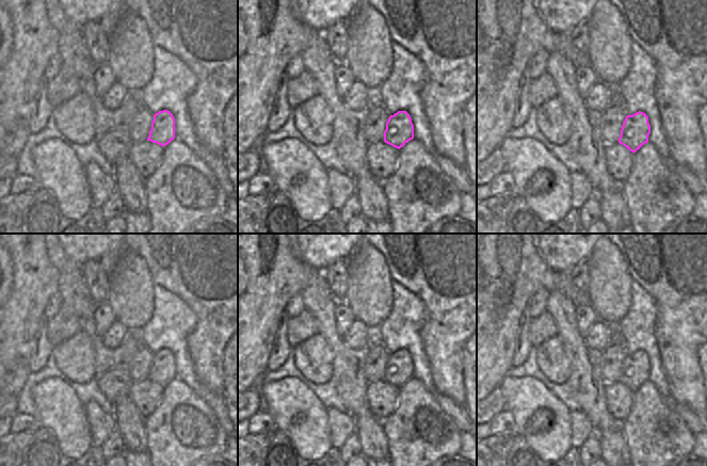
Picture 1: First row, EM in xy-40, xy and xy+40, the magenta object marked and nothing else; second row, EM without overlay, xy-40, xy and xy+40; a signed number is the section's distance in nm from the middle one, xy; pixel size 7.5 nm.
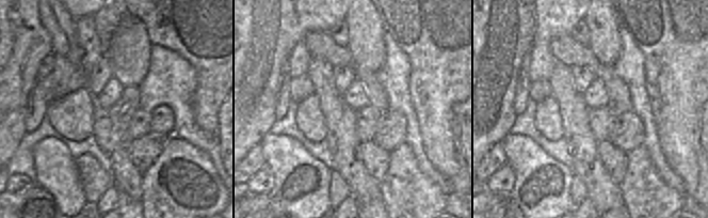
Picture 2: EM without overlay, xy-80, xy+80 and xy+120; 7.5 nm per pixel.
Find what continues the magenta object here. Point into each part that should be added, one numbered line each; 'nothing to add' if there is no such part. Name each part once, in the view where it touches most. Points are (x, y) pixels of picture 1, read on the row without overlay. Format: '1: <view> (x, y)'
nothing to add

